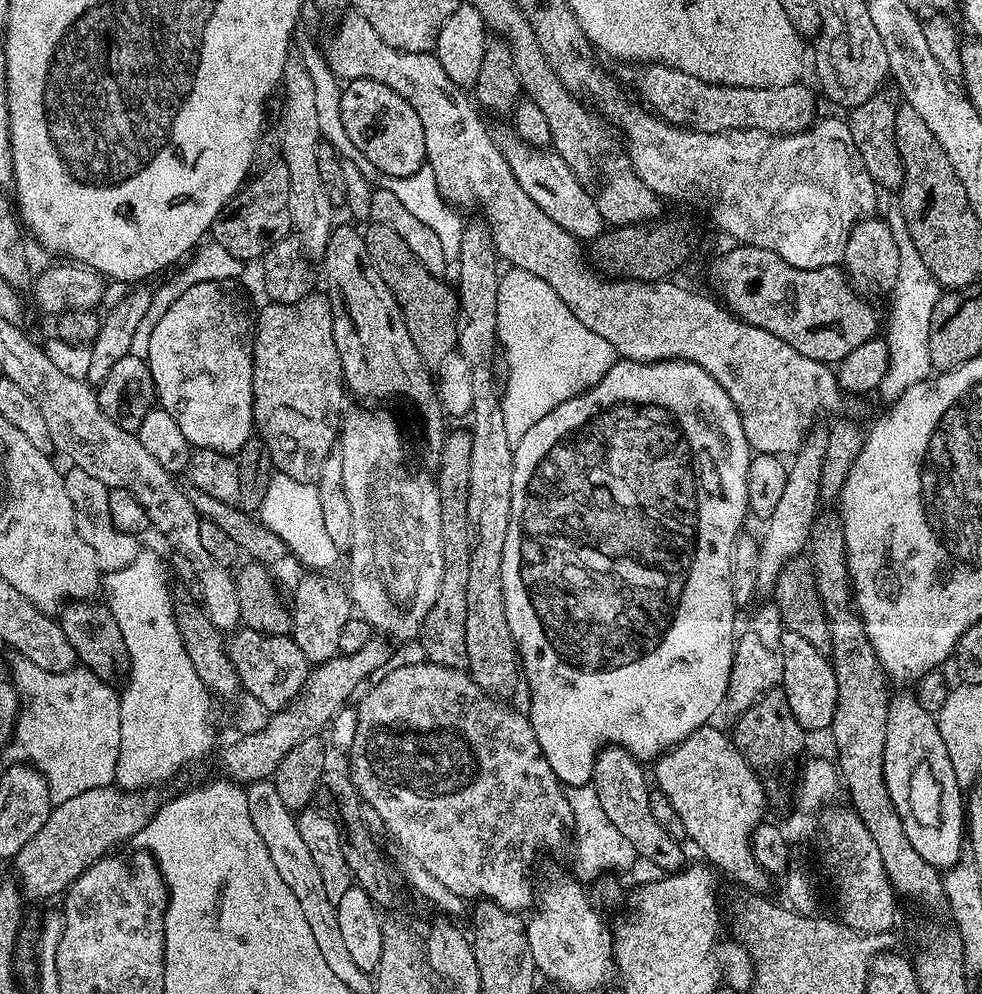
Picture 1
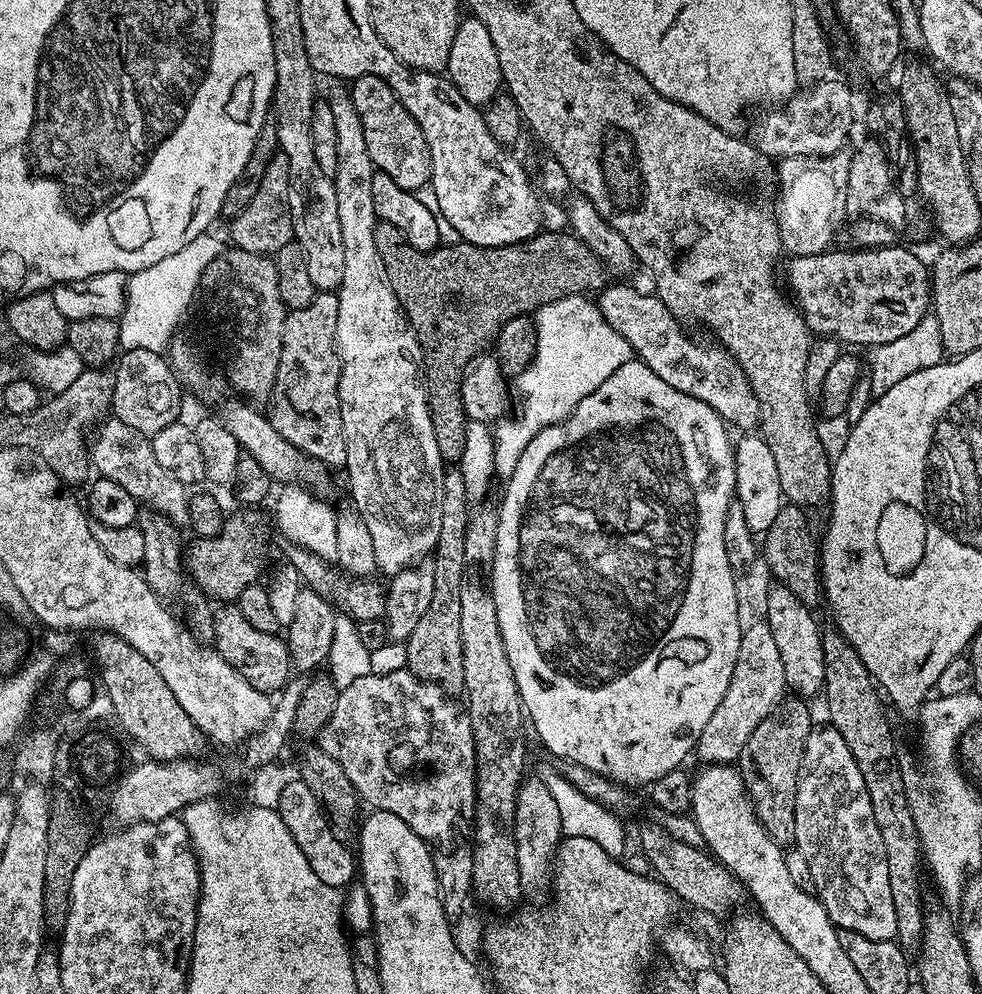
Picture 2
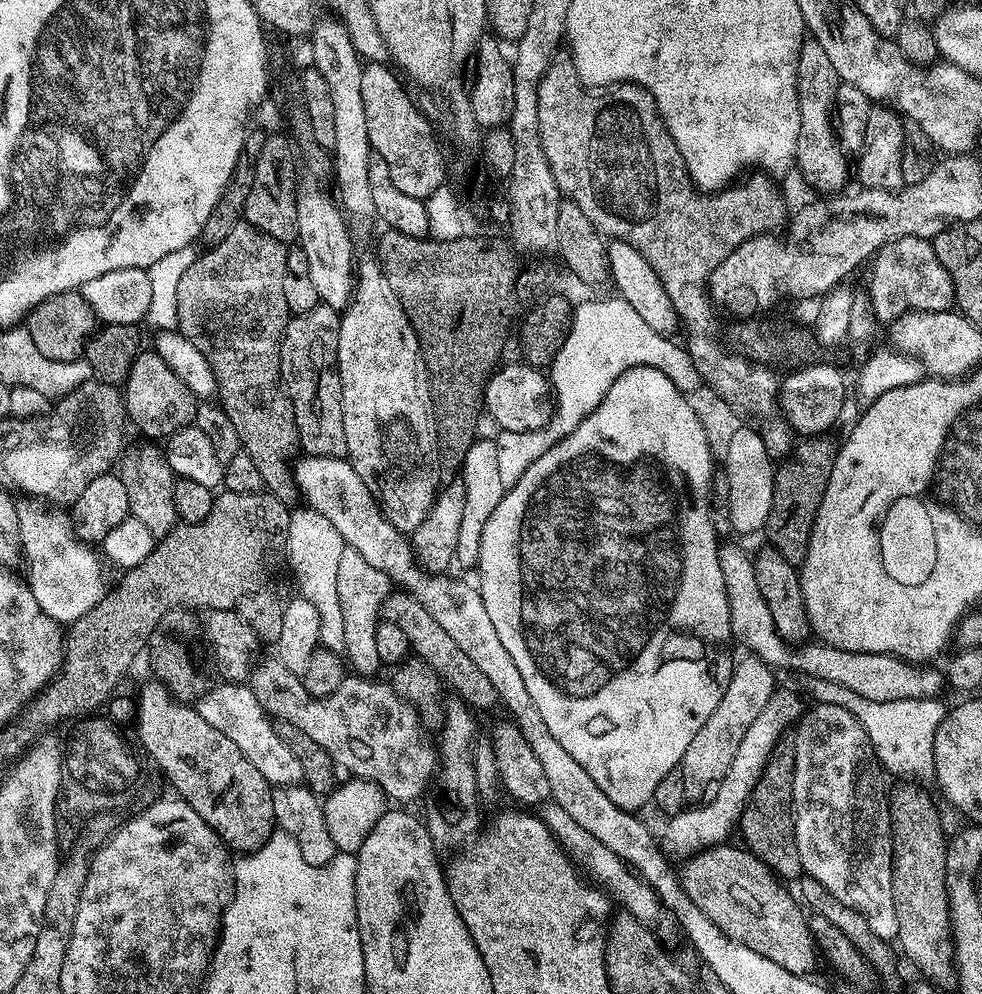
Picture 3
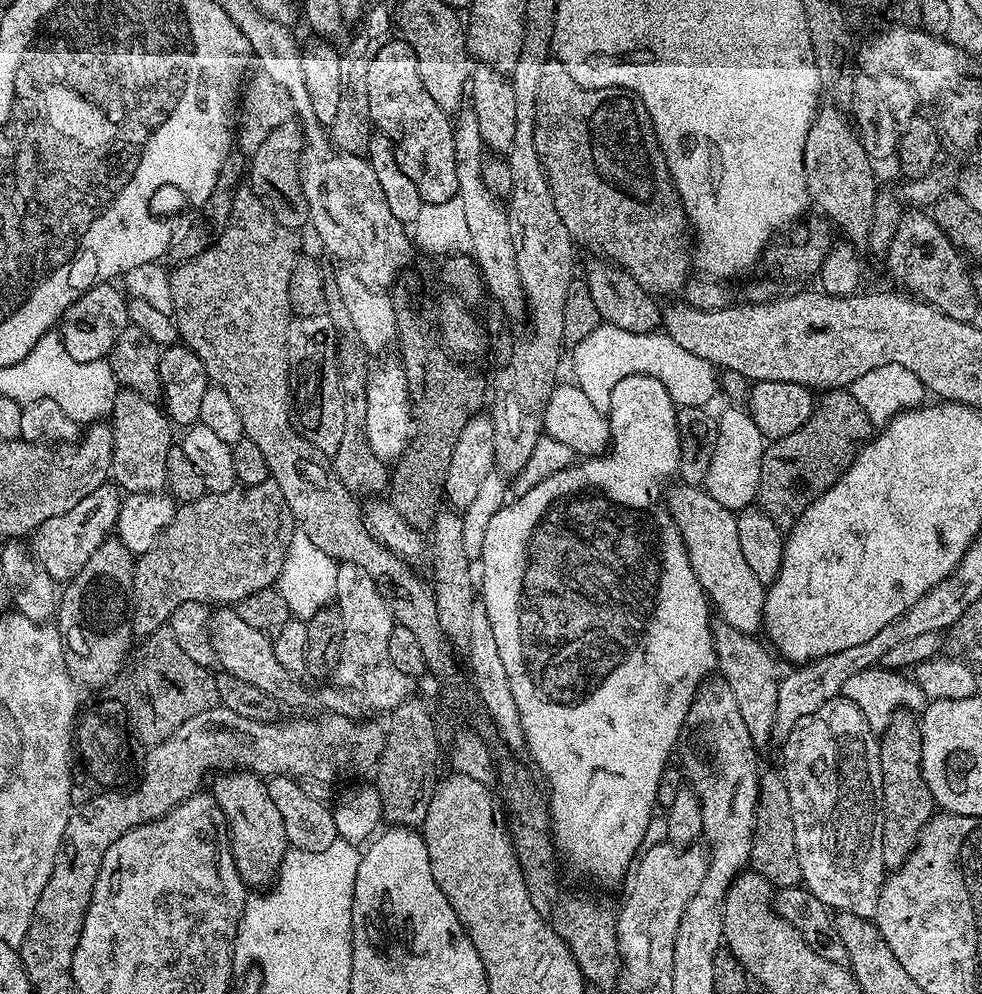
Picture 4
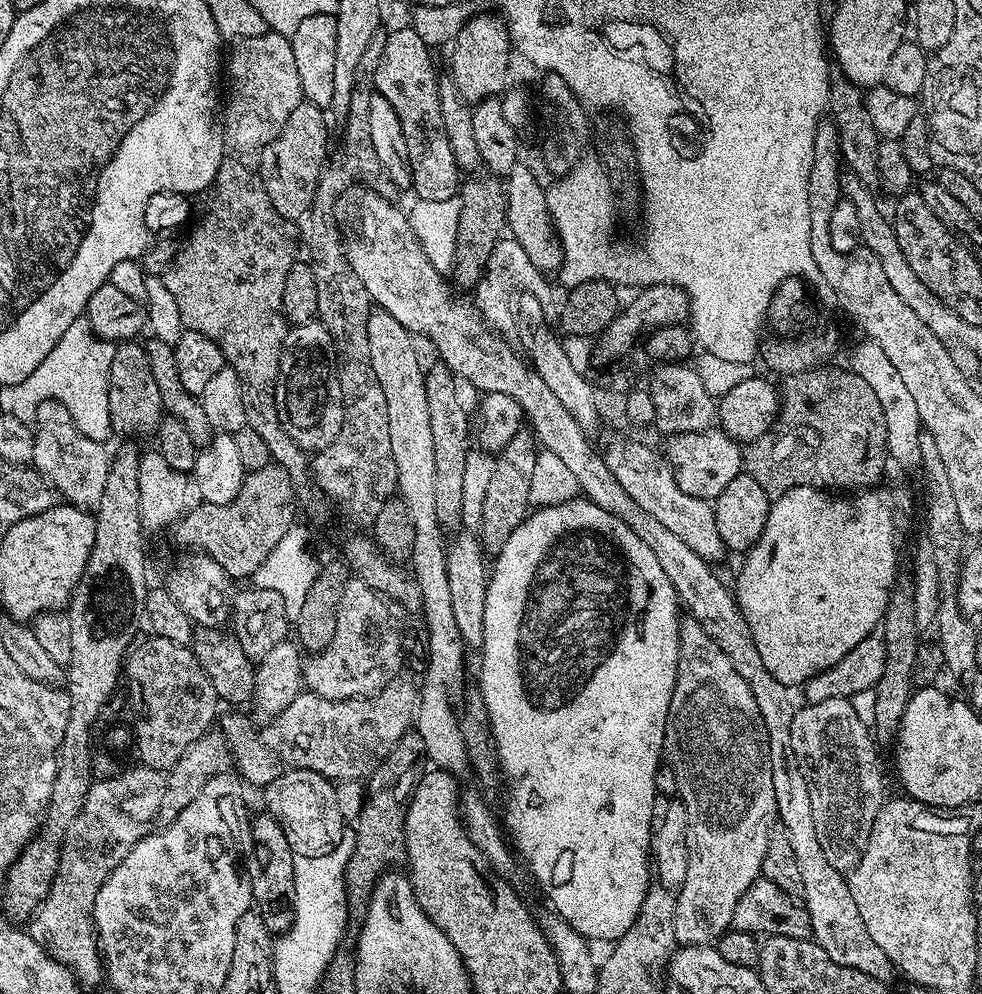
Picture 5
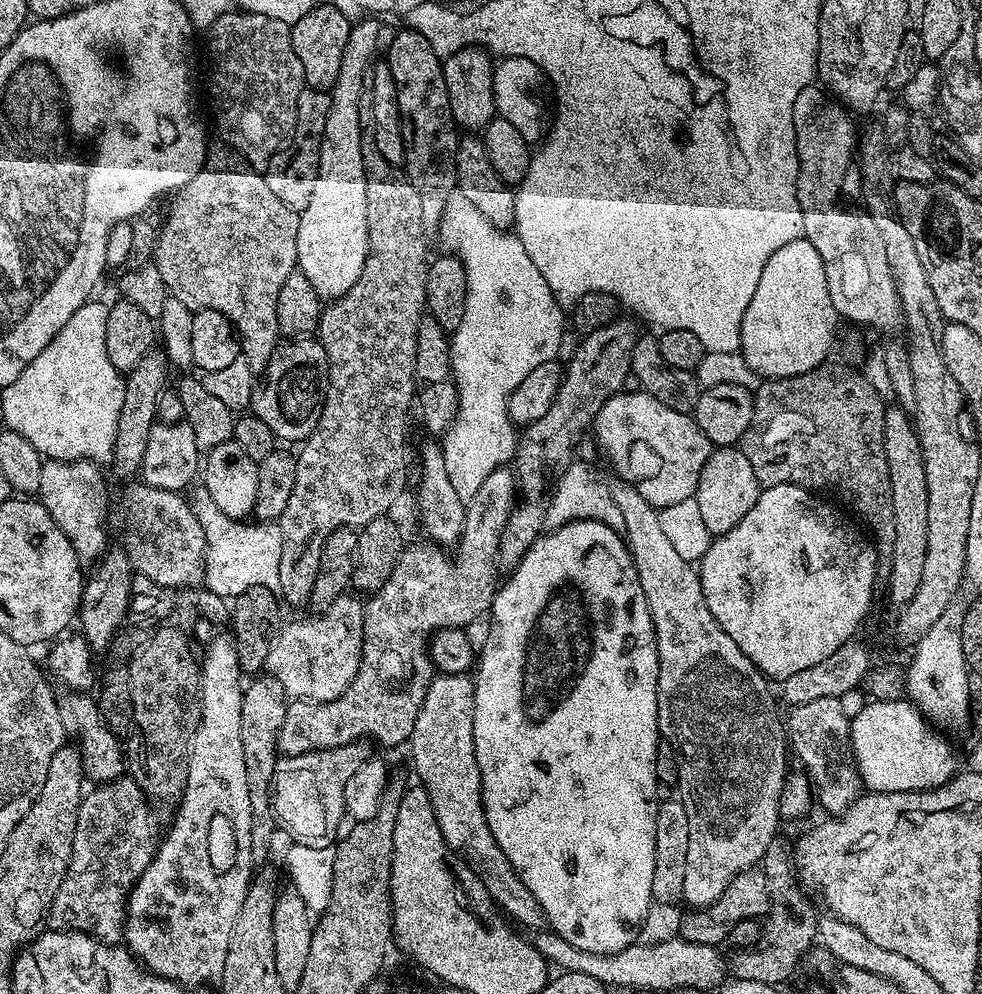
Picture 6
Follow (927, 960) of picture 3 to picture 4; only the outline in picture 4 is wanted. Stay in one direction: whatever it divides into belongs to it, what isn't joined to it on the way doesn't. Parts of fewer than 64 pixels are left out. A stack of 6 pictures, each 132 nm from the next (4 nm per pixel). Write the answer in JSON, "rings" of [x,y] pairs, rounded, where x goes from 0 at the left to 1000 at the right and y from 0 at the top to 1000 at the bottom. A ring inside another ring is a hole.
{"rings":[[[918,714],[906,722],[904,733],[895,737],[896,770],[898,771],[898,807],[900,808],[900,830],[898,831],[898,863],[900,872],[911,875],[923,867],[923,863],[933,854],[937,836],[951,820],[951,806],[947,799],[947,791],[943,791],[943,783],[939,775],[939,734],[932,715]]]}

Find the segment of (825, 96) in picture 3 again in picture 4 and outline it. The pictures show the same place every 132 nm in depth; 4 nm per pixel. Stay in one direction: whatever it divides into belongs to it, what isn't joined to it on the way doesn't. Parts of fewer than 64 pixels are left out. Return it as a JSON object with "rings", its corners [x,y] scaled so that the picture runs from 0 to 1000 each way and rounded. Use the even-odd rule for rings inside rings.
{"rings":[[[846,103],[840,104],[838,107],[831,110],[831,118],[829,119],[829,123],[825,127],[825,135],[821,135],[821,151],[819,152],[819,170],[821,171],[821,191],[823,192],[824,202],[826,202],[826,204],[830,206],[830,208],[832,205],[832,207],[836,209],[836,211],[834,210],[834,212],[838,214],[838,216],[842,218],[842,220],[846,222],[846,224],[850,226],[850,228],[854,230],[854,232],[856,229],[856,231],[860,233],[860,235],[858,236],[863,238],[863,240],[867,242],[868,245],[870,245],[873,251],[880,252],[883,251],[884,248],[884,236],[886,235],[887,215],[888,212],[890,211],[890,203],[894,194],[894,187],[892,187],[892,173],[890,170],[888,170],[891,169],[890,163],[882,155],[882,151],[878,147],[878,143],[876,142],[876,138],[871,128],[869,128],[869,126],[866,124],[865,118],[860,116],[860,114],[859,118],[858,115],[855,113],[858,112],[856,112],[856,110],[852,108],[852,106]]]}

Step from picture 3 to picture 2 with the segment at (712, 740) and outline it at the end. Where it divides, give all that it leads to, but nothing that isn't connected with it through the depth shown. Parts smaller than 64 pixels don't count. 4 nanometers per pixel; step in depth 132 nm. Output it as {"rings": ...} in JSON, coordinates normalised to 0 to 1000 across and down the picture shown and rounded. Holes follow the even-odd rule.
{"rings":[[[778,624],[754,637],[752,666],[747,666],[747,678],[743,678],[743,690],[739,690],[739,698],[735,698],[735,706],[731,706],[727,719],[721,723],[719,731],[711,742],[707,754],[708,764],[717,765],[713,767],[718,770],[748,770],[756,759],[756,751],[760,751],[764,738],[772,734],[772,726],[776,726],[776,722],[780,722],[780,718],[784,718],[784,714],[788,714],[788,710],[799,703],[799,700],[800,678],[796,674],[796,661],[792,658],[792,649],[788,647],[788,638],[784,638],[782,625]]]}

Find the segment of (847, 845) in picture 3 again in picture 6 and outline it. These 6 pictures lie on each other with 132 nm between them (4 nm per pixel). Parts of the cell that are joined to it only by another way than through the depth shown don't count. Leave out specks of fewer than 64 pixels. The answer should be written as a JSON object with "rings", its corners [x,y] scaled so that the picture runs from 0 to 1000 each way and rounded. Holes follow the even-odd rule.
{"rings":[[[833,702],[807,712],[800,720],[800,744],[805,756],[816,765],[818,776],[827,789],[829,805],[840,813],[844,822],[856,821],[878,799],[876,776],[868,764],[866,722],[857,718],[852,702]]]}

